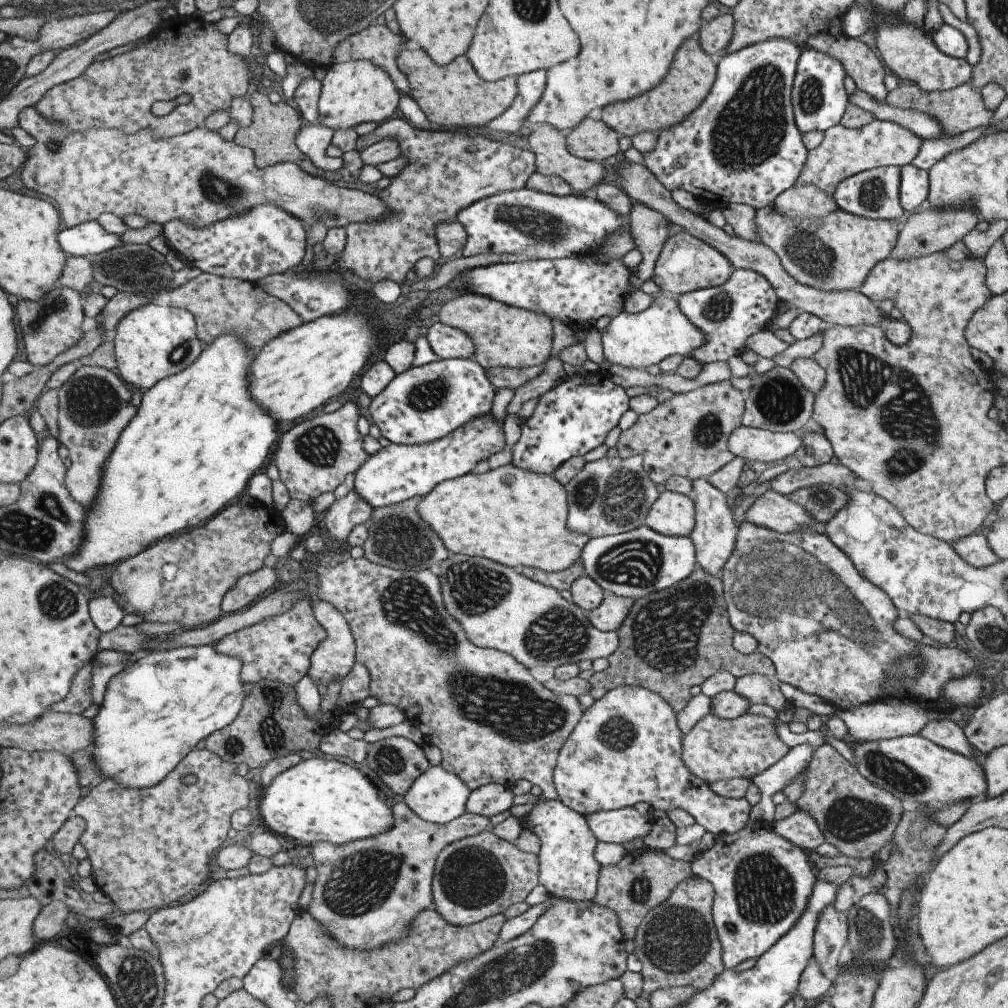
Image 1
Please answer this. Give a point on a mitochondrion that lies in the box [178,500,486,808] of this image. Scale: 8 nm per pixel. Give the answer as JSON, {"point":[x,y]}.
{"point":[399,539]}

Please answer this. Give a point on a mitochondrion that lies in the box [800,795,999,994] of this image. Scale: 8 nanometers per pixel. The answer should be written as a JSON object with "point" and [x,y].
{"point":[869,932]}

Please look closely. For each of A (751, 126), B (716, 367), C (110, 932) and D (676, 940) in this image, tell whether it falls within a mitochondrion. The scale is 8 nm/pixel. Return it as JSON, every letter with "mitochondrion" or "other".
{"A":"mitochondrion","B":"other","C":"mitochondrion","D":"mitochondrion"}

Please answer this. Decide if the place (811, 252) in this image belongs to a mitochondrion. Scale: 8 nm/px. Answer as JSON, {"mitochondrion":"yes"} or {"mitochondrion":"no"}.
{"mitochondrion":"yes"}

